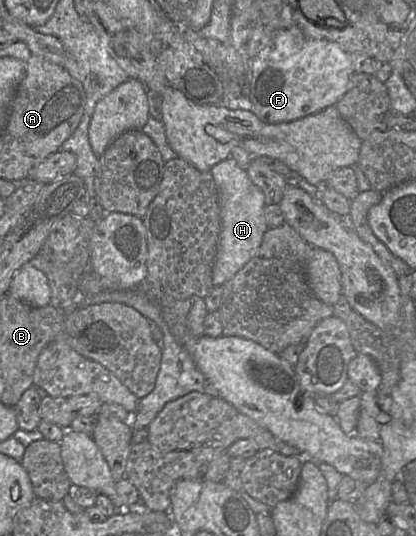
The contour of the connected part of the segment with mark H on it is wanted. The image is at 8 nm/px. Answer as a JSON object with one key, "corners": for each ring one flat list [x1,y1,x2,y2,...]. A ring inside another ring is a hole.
{"corners":[[227,158,214,165,210,173,215,181,219,193,220,206,220,233,212,272,212,283,214,287,221,287,234,278,236,273,242,269,257,253,263,236,268,230,265,219,265,196,263,192,250,180,247,171,240,168,236,160]]}

